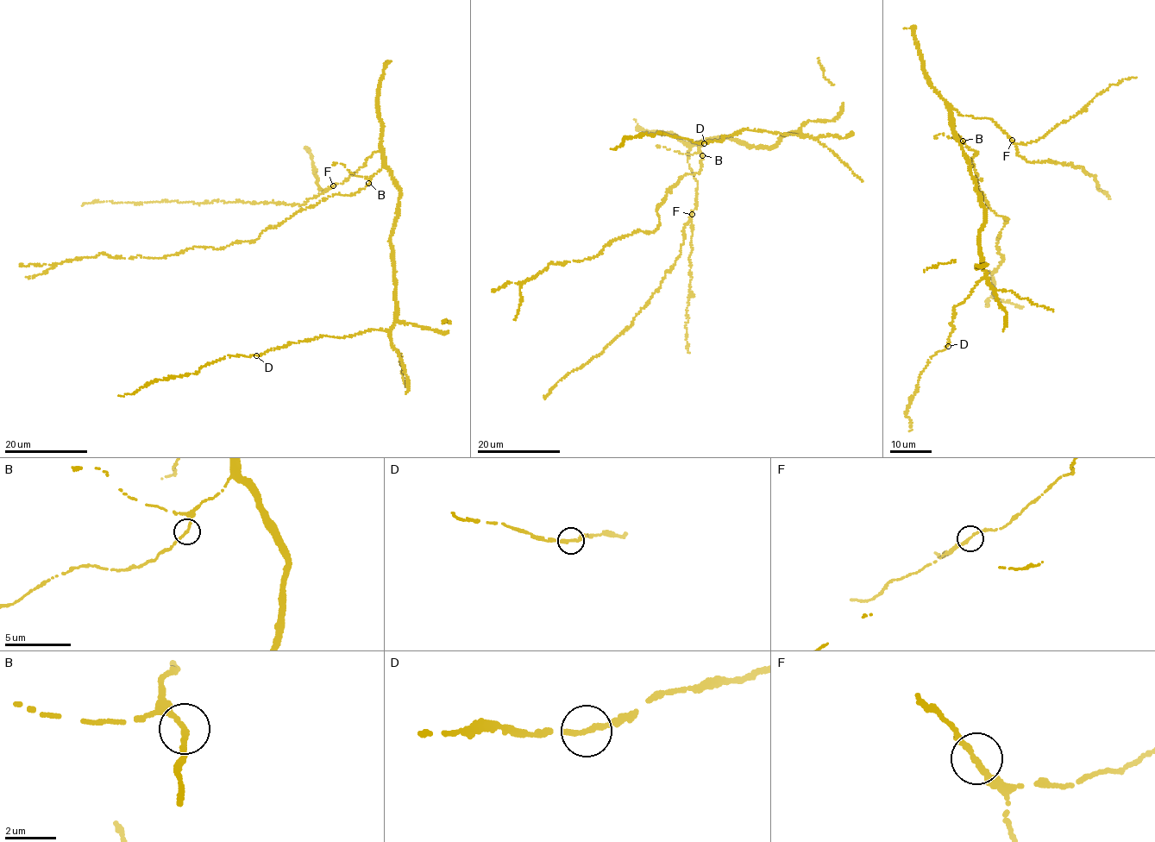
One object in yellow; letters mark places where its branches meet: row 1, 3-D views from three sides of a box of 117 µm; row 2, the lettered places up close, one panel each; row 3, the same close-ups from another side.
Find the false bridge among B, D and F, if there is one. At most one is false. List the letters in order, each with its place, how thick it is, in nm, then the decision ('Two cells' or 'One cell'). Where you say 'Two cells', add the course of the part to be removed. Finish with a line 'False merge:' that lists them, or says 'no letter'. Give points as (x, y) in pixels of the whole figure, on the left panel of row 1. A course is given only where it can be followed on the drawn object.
B: Place: (368, 183). Thickness 220 nm. One cell
D: Place: (256, 355). Thickness 220 nm. One cell
F: Place: (333, 185). Thickness 220 nm. One cell
False merge: no letter

